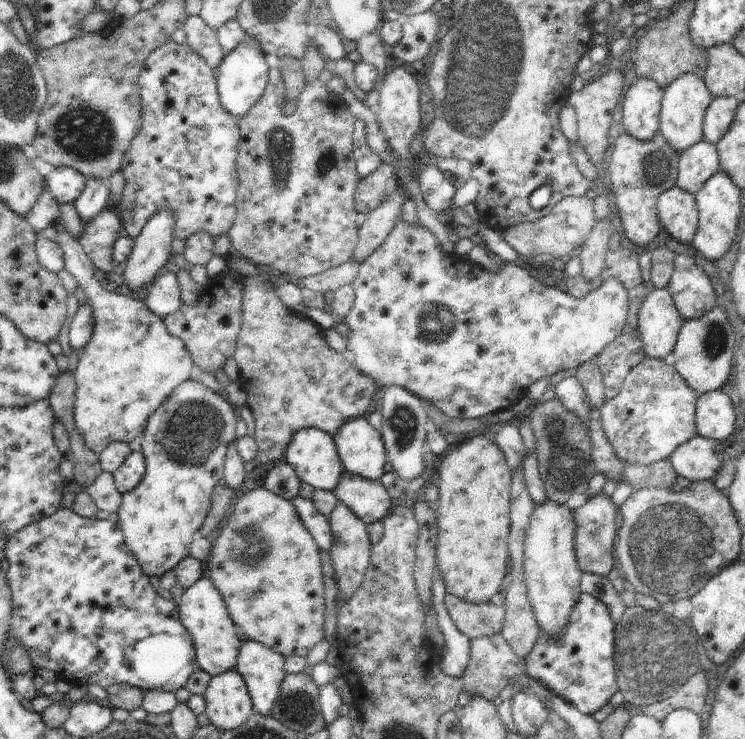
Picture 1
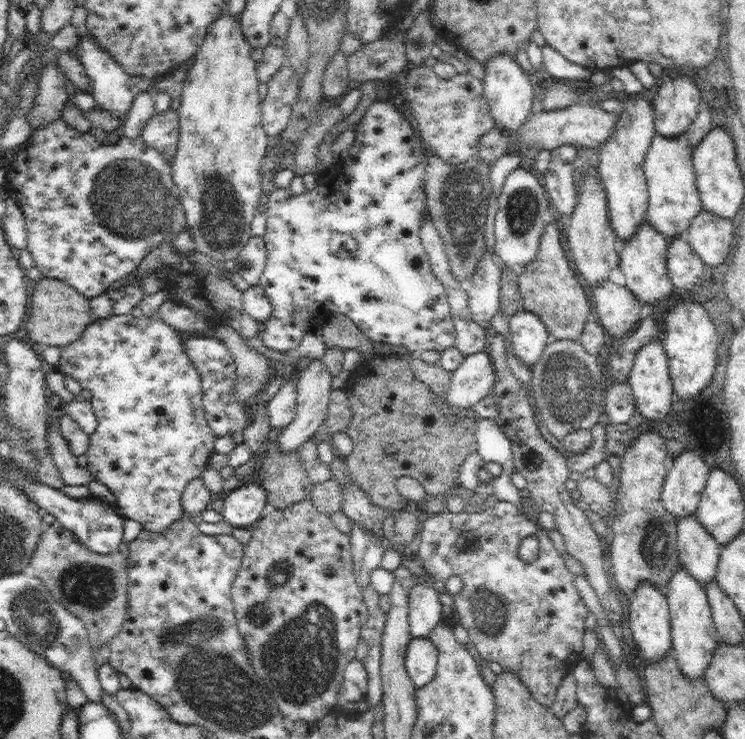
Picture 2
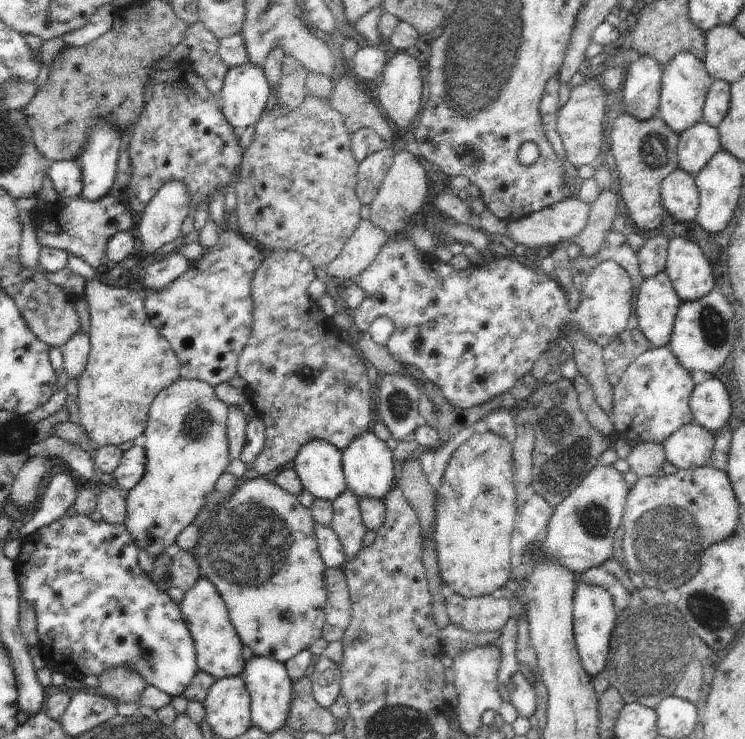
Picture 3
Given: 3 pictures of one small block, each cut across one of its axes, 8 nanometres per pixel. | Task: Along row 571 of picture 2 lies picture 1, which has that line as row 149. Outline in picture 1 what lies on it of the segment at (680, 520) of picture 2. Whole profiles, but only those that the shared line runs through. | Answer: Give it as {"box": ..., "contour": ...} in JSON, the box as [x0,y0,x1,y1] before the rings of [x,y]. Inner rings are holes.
{"box":[675,140,719,194],"contour":[[[697,140],[689,148],[685,148],[685,152],[679,154],[677,168],[679,172],[675,186],[695,194],[701,188],[701,184],[719,170],[717,144]]]}

